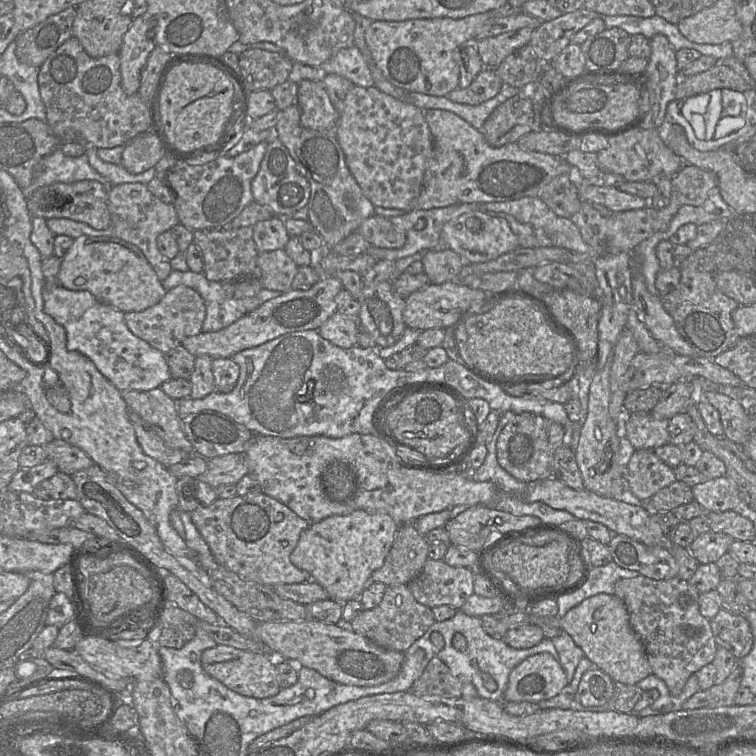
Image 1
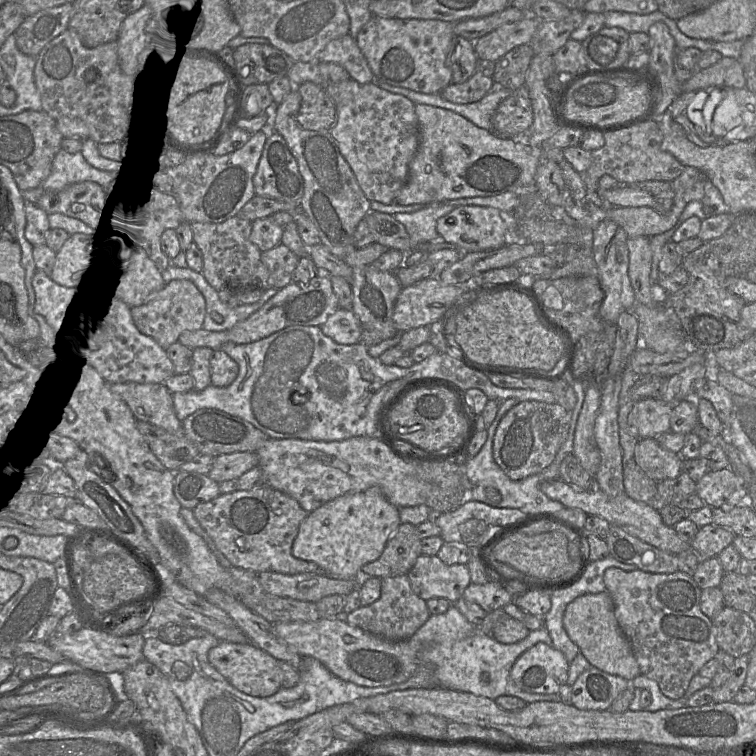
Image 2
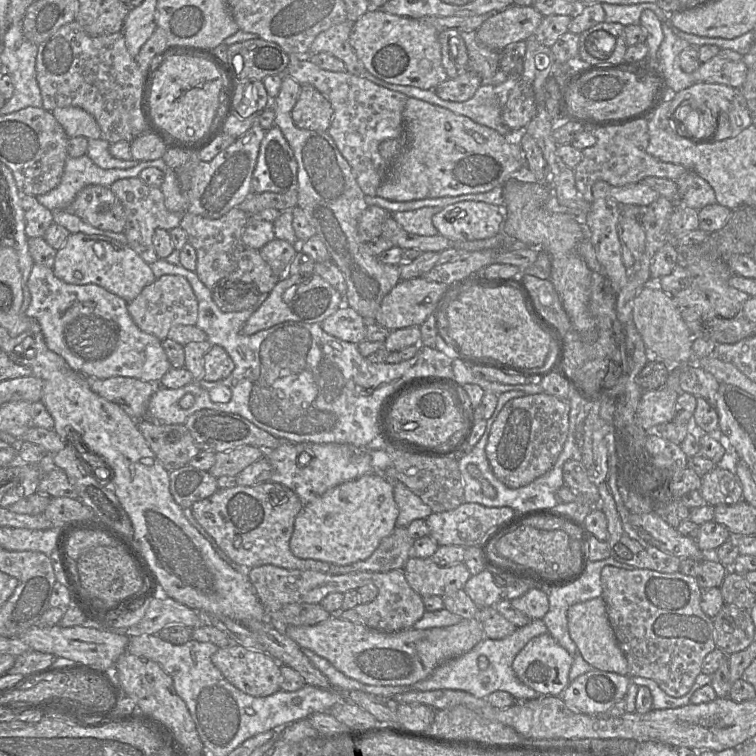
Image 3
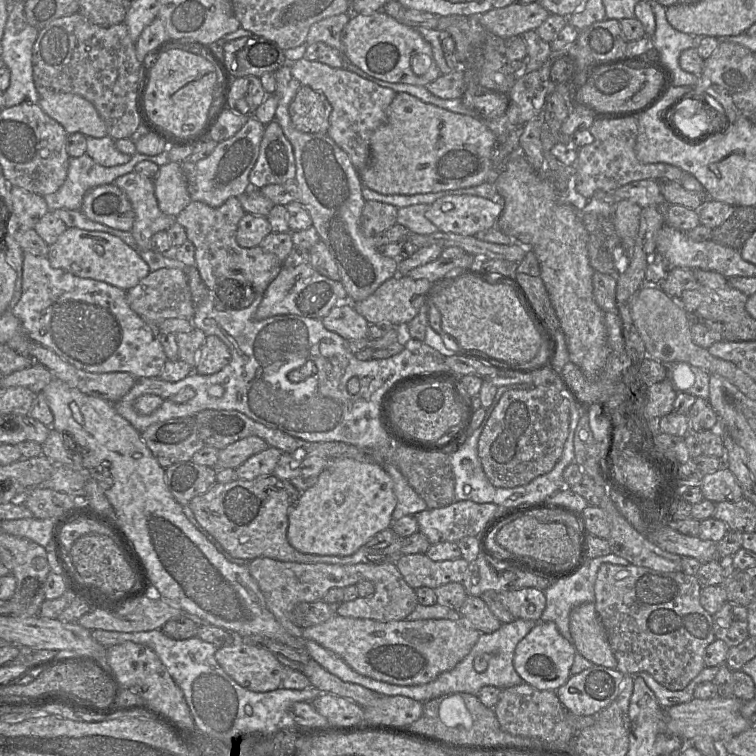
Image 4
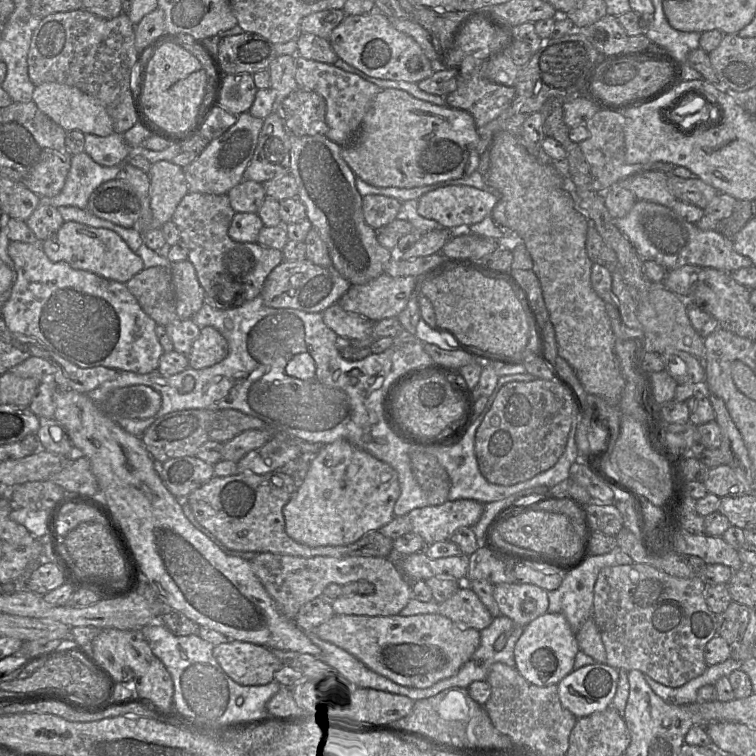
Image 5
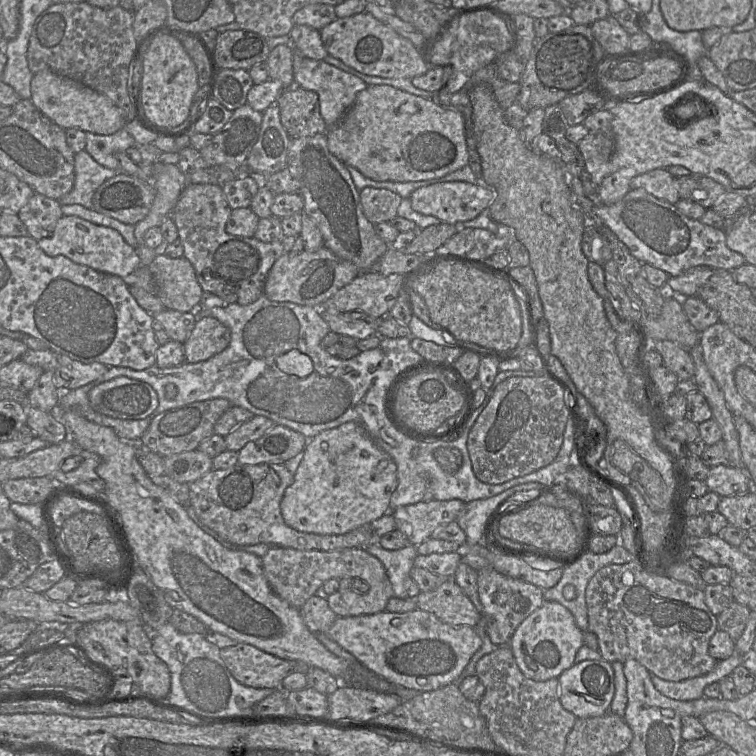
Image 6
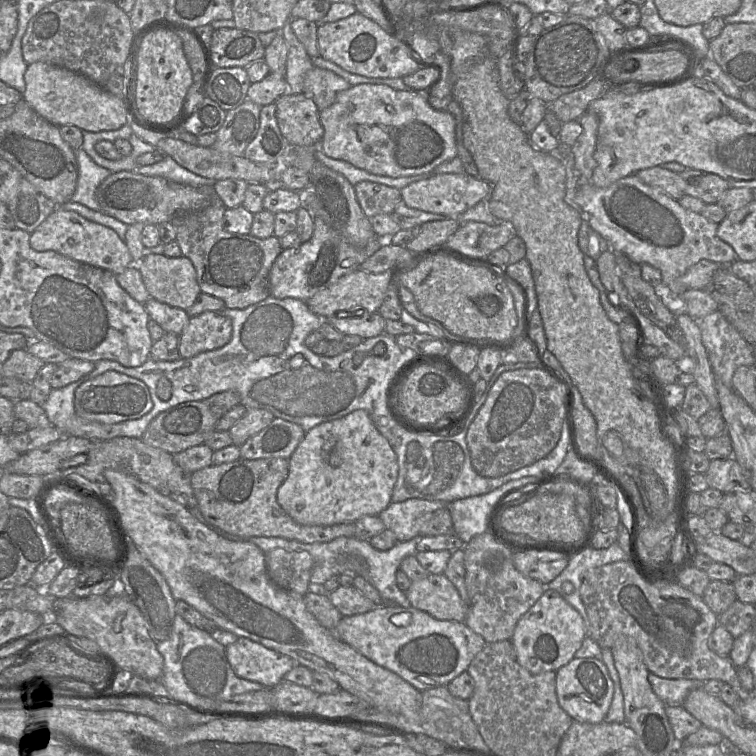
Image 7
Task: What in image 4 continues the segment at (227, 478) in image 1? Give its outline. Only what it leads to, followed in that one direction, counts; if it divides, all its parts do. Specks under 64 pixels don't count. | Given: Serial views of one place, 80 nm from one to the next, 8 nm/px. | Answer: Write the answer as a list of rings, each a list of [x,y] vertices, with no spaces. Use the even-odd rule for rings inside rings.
[[[249,436],[237,440],[219,450],[218,459],[213,468],[215,471],[226,468],[236,469],[249,457],[265,450],[267,447],[268,444],[257,436]]]

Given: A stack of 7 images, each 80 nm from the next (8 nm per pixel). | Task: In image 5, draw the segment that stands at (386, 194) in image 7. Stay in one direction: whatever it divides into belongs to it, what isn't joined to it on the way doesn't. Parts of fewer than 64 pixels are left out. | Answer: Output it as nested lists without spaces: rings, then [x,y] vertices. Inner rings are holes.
[[[384,195],[363,196],[362,207],[365,222],[375,230],[387,226],[397,218],[401,205],[399,200]]]

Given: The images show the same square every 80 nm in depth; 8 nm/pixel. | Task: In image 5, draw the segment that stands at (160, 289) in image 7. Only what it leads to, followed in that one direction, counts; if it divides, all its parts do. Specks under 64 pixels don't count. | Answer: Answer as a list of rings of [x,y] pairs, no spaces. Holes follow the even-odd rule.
[[[188,261],[170,264],[175,292],[175,313],[179,319],[191,319],[204,304],[205,291],[200,285],[194,265]]]

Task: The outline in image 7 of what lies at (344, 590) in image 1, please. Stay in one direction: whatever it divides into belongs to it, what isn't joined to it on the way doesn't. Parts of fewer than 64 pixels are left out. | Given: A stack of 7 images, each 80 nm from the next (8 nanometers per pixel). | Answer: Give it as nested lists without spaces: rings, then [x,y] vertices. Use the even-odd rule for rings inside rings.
[[[363,409],[321,423],[306,432],[288,459],[288,468],[288,477],[277,490],[277,502],[296,523],[308,526],[355,523],[364,516],[378,516],[392,503],[399,471],[396,453]]]

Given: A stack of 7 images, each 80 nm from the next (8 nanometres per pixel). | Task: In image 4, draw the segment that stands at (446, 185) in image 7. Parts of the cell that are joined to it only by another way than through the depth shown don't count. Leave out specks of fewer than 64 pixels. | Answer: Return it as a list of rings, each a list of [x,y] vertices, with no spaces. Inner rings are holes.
[[[447,195],[430,204],[425,217],[441,232],[475,236],[495,227],[502,210],[503,204],[491,199]]]

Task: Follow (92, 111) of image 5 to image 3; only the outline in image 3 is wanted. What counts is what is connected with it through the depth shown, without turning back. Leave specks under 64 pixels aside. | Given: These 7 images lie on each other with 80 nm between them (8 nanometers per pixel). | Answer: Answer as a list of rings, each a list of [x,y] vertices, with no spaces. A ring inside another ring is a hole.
[[[80,107],[56,108],[52,114],[68,137],[84,136],[87,139],[99,139],[101,137],[101,130],[95,118]]]

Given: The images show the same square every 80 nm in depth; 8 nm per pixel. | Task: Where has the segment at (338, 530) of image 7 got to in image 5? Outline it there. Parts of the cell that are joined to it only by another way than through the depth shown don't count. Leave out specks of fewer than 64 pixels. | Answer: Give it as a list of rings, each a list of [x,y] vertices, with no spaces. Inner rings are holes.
[[[273,471],[266,474],[236,473],[226,477],[213,476],[187,497],[196,521],[206,528],[226,548],[240,552],[275,553],[304,558],[326,557],[384,557],[394,553],[393,540],[377,531],[370,531],[358,541],[345,546],[309,547],[291,539],[286,533],[284,506],[298,489],[291,476]]]

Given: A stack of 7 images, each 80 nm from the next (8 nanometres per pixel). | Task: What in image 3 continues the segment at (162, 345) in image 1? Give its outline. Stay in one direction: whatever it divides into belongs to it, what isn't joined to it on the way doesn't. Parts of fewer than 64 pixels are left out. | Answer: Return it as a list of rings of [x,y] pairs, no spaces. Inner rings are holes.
[[[163,275],[147,285],[141,293],[128,303],[129,314],[140,330],[160,341],[168,338],[171,327],[196,325],[198,303],[189,281],[179,275]]]

